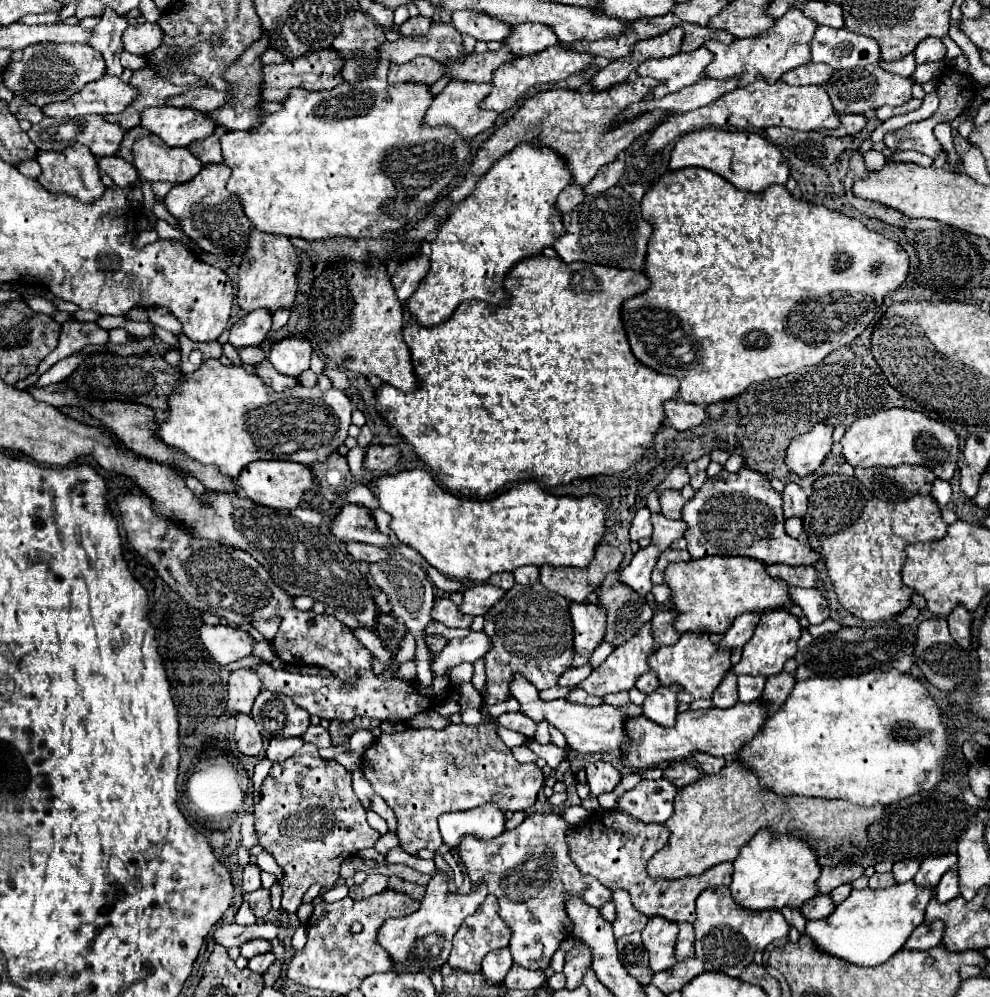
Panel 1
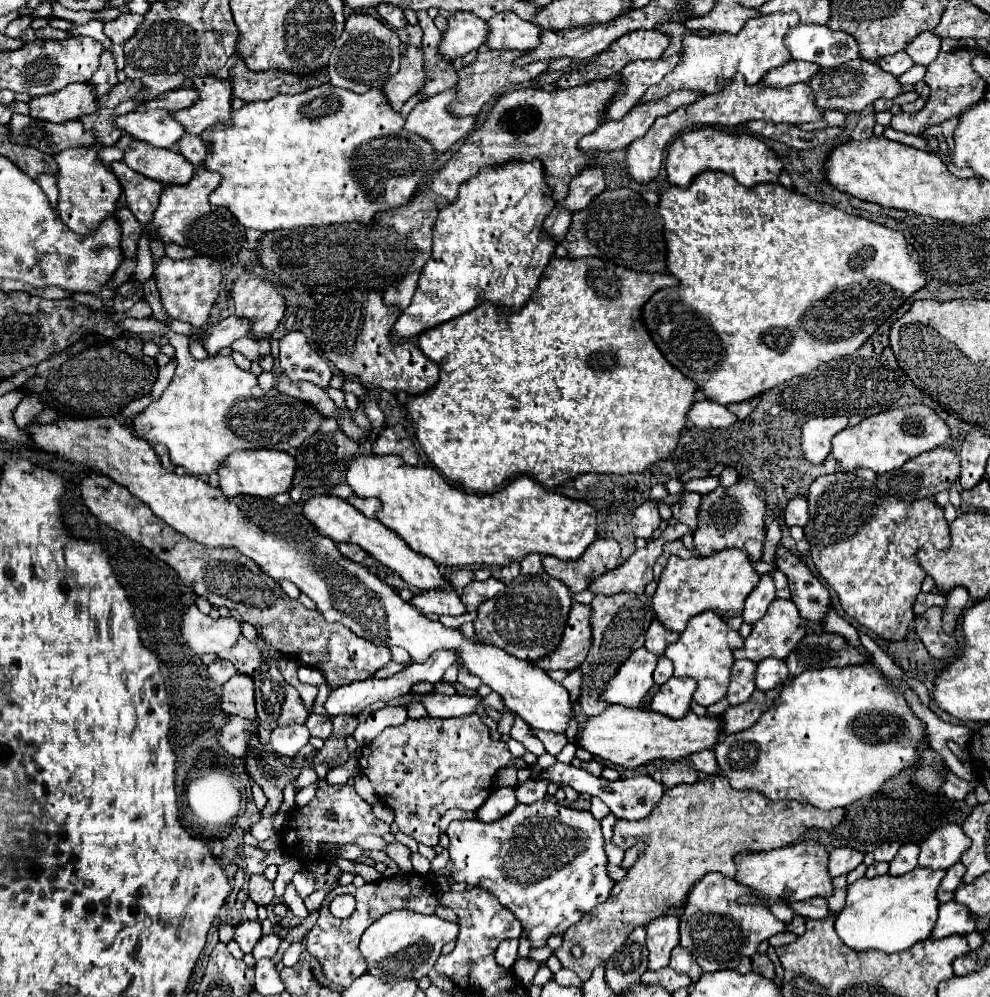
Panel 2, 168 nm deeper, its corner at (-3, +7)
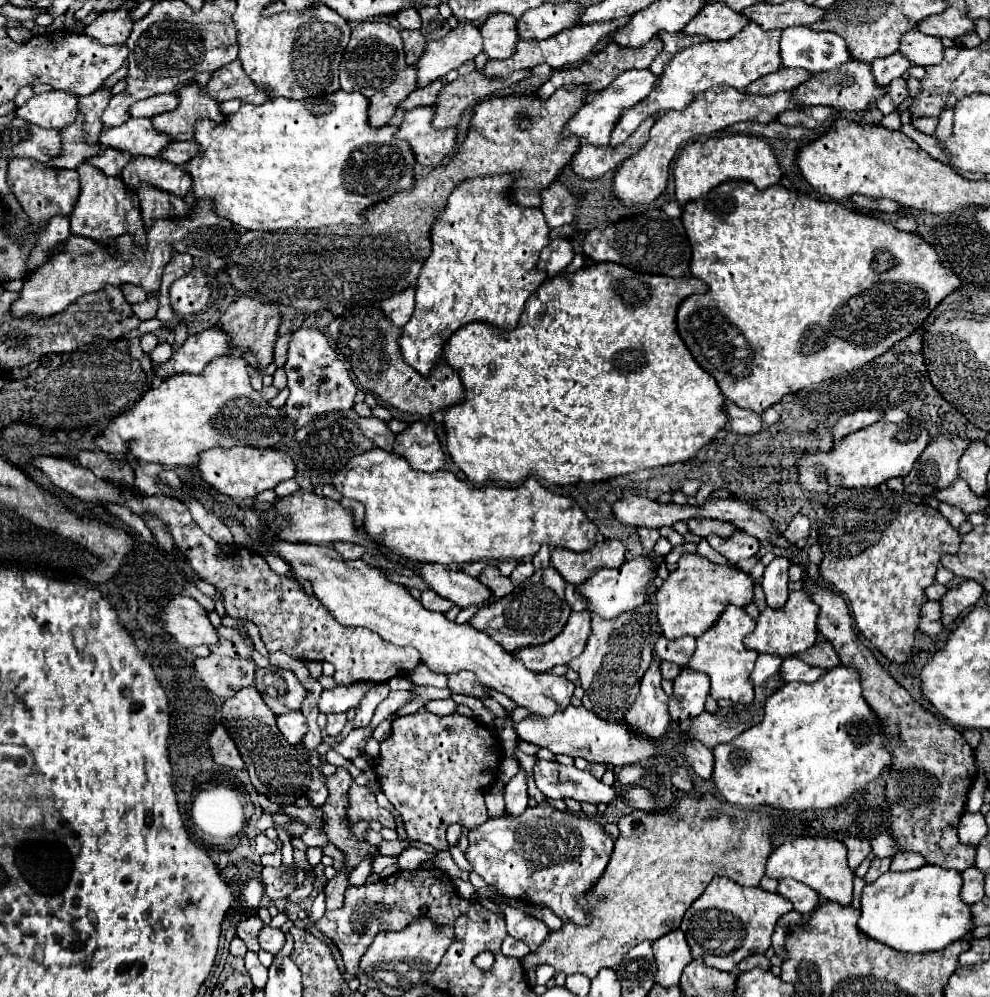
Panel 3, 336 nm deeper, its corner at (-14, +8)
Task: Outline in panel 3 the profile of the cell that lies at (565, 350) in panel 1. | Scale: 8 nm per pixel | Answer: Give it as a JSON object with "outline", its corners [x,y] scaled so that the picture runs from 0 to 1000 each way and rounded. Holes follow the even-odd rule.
{"outline":[[[606,263],[600,267],[586,269],[582,273],[568,273],[568,277],[554,279],[545,293],[541,293],[541,299],[556,297],[556,307],[560,309],[560,319],[547,325],[547,321],[539,321],[539,325],[533,323],[531,313],[525,321],[525,325],[519,331],[507,331],[493,323],[475,323],[467,329],[463,329],[455,341],[448,345],[448,361],[461,369],[465,375],[467,387],[469,387],[469,401],[448,409],[448,431],[451,431],[451,451],[459,465],[471,475],[471,479],[479,487],[491,487],[493,485],[523,485],[535,477],[543,477],[554,481],[556,485],[584,485],[584,483],[602,483],[602,481],[614,481],[620,477],[636,475],[642,471],[653,469],[665,469],[675,467],[683,463],[697,461],[711,445],[721,441],[721,435],[729,431],[735,423],[733,415],[729,413],[731,397],[723,385],[723,381],[711,373],[697,357],[695,349],[691,347],[689,339],[683,331],[683,309],[687,301],[691,301],[697,295],[711,295],[715,287],[705,279],[677,279],[677,277],[659,277],[659,275],[644,275],[638,273],[632,267],[620,265],[620,263]]]}

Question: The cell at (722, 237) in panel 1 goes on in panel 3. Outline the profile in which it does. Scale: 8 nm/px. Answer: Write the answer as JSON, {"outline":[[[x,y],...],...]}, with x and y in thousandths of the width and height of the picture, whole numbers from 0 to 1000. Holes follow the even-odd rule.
{"outline":[[[747,181],[747,183],[745,183],[745,187],[743,187],[743,185],[741,185],[741,187],[739,187],[739,185],[741,185],[741,183],[733,183],[733,185],[729,185],[729,187],[725,187],[725,189],[723,189],[723,191],[719,191],[719,193],[717,193],[717,195],[715,195],[715,197],[713,197],[713,199],[711,199],[711,203],[709,203],[709,201],[697,201],[697,203],[693,203],[693,207],[691,207],[691,209],[689,209],[689,211],[691,211],[691,213],[689,213],[689,225],[691,225],[691,229],[693,229],[693,235],[695,235],[695,241],[697,241],[697,247],[699,247],[699,263],[697,263],[697,273],[699,273],[699,277],[703,277],[703,279],[707,279],[707,281],[711,281],[711,283],[713,283],[713,285],[715,285],[715,293],[713,293],[713,295],[699,295],[699,297],[695,297],[695,299],[691,299],[691,301],[689,301],[689,303],[687,303],[687,307],[685,307],[685,311],[683,311],[683,327],[685,327],[685,335],[687,335],[687,339],[689,339],[689,341],[691,341],[691,343],[693,343],[693,347],[695,347],[695,351],[697,351],[697,353],[699,353],[699,359],[701,359],[701,361],[703,361],[703,363],[705,363],[705,367],[707,367],[707,369],[709,369],[709,371],[713,371],[713,373],[715,373],[715,375],[717,375],[717,377],[719,377],[719,379],[723,379],[723,383],[725,383],[725,387],[727,387],[727,391],[729,391],[729,395],[731,395],[731,399],[735,399],[735,401],[739,401],[739,403],[741,403],[741,405],[745,405],[745,407],[747,407],[747,409],[760,409],[760,411],[762,411],[762,413],[770,413],[770,411],[774,411],[774,409],[778,409],[778,407],[780,407],[780,405],[784,405],[784,403],[788,403],[788,399],[790,399],[790,397],[792,397],[792,395],[798,395],[798,393],[806,393],[806,391],[810,391],[810,389],[816,389],[816,387],[820,387],[820,385],[826,385],[826,383],[830,383],[830,381],[834,381],[834,379],[840,379],[840,377],[844,377],[844,375],[851,375],[851,373],[857,373],[857,371],[863,371],[863,369],[869,369],[869,367],[873,367],[873,365],[875,365],[875,363],[881,363],[881,361],[883,361],[883,359],[885,359],[885,357],[889,357],[889,355],[893,355],[893,353],[895,353],[895,351],[897,351],[897,349],[901,349],[901,347],[903,347],[903,345],[905,345],[905,343],[909,343],[909,341],[913,341],[913,339],[915,339],[915,337],[917,337],[917,335],[921,335],[921,333],[923,333],[923,331],[925,331],[925,329],[927,329],[927,327],[929,327],[929,325],[931,325],[931,323],[933,323],[933,319],[935,319],[935,317],[937,317],[937,315],[939,315],[939,313],[941,313],[941,309],[943,309],[943,307],[947,307],[947,305],[949,305],[949,303],[952,303],[952,301],[954,301],[954,299],[956,299],[956,297],[958,297],[958,295],[960,295],[960,293],[962,293],[962,291],[964,291],[964,289],[968,289],[968,287],[970,287],[970,281],[968,281],[968,279],[966,279],[966,277],[964,277],[964,275],[962,275],[962,273],[960,273],[960,271],[956,271],[956,269],[954,269],[954,267],[949,267],[949,263],[947,263],[947,257],[945,257],[945,253],[943,253],[943,249],[941,249],[941,247],[937,247],[937,245],[935,245],[935,243],[933,243],[933,241],[931,241],[931,239],[929,239],[929,237],[927,237],[927,235],[921,235],[921,233],[911,233],[911,231],[907,231],[907,229],[903,229],[903,227],[899,227],[899,225],[895,225],[895,223],[889,223],[889,221],[883,221],[883,219],[879,219],[879,217],[873,217],[873,215],[869,215],[869,213],[861,213],[861,211],[857,211],[857,209],[855,209],[855,207],[851,207],[851,205],[848,205],[848,203],[828,203],[828,201],[822,201],[822,199],[818,199],[818,197],[812,197],[812,195],[806,195],[806,193],[798,193],[798,191],[796,191],[796,189],[792,189],[792,187],[788,187],[788,185],[784,185],[784,187],[778,187],[778,189],[774,189],[774,191],[766,191],[766,189],[764,189],[764,187],[762,187],[762,185],[760,185],[760,183],[749,183],[749,181]],[[846,355],[863,355],[863,369],[857,369],[857,367],[859,367],[859,359],[846,359]]]}

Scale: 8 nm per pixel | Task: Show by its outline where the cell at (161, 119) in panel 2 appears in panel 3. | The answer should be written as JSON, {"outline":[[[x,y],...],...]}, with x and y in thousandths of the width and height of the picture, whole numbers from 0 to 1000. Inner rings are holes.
{"outline":[[[131,118],[119,128],[111,128],[107,132],[103,130],[101,142],[105,146],[131,152],[133,156],[162,156],[164,148],[172,144],[170,136],[164,136],[152,128],[152,118]]]}

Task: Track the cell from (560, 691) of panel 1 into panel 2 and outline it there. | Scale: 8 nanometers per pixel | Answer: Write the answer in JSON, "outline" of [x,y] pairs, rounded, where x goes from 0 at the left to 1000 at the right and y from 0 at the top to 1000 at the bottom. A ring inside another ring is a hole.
{"outline":[[[643,651],[625,671],[625,675],[613,685],[613,691],[607,695],[609,701],[613,705],[623,705],[623,707],[629,707],[629,709],[637,709],[637,711],[652,711],[654,705],[652,705],[652,699],[656,695],[656,691],[660,689],[660,671],[662,671],[662,665],[664,665],[664,657],[656,655],[654,651]]]}

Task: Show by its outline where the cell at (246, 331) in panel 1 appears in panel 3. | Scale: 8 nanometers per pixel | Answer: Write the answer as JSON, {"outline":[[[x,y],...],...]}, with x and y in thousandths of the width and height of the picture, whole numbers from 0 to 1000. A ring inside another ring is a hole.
{"outline":[[[210,329],[202,335],[194,335],[186,343],[186,347],[180,353],[176,353],[168,365],[160,369],[160,377],[168,379],[176,373],[200,375],[216,359],[234,353],[230,343],[232,343],[232,337],[228,337],[224,329]]]}

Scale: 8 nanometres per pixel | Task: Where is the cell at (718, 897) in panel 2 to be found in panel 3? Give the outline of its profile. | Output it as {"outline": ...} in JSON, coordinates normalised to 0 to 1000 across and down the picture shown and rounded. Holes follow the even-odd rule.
{"outline":[[[723,879],[707,901],[693,913],[689,933],[693,937],[699,961],[707,961],[713,969],[739,975],[747,963],[758,957],[772,957],[778,951],[778,941],[788,919],[800,913],[800,907],[790,897],[780,897],[768,889],[754,891],[745,885]]]}

